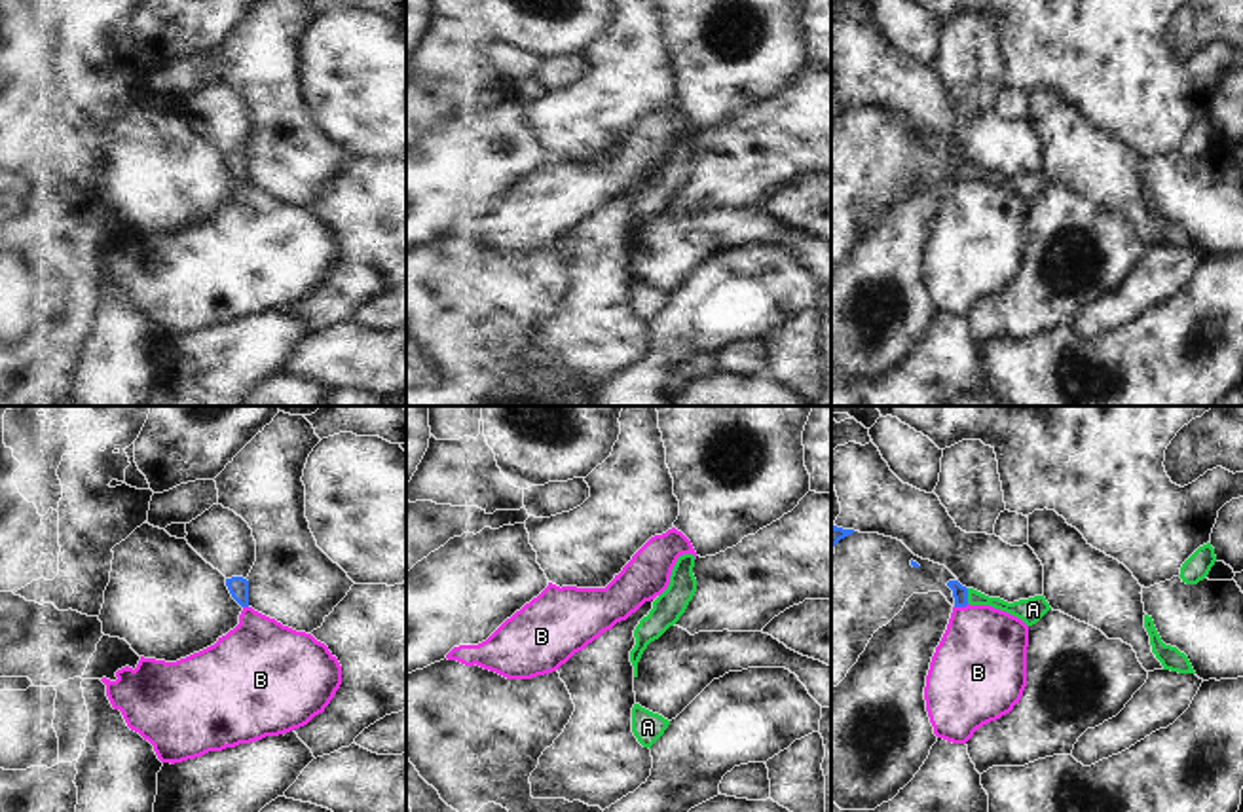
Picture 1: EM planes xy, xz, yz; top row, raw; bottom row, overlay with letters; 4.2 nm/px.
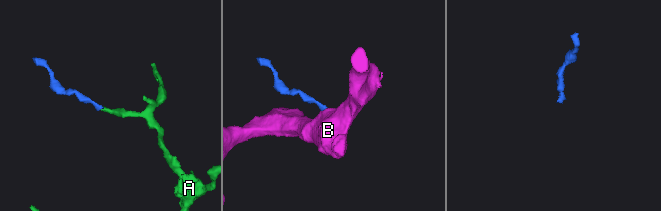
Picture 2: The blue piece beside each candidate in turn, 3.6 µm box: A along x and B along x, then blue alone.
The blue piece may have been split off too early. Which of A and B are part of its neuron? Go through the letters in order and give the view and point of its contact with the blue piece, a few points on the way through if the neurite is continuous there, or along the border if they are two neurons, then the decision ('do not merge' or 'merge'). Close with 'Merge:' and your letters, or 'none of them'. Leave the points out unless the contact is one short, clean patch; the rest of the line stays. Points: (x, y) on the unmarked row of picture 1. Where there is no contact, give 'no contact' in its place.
A: yz (966, 171) | across yz (959, 167), (966, 171), (1023, 184) | merge
B: yz (961, 181) | along yz (968, 179), (955, 183) | do not merge
Merge: A

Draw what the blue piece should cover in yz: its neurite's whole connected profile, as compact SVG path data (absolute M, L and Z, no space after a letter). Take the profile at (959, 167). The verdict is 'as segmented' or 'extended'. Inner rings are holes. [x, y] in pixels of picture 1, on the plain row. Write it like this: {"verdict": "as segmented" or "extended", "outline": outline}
{"verdict": "extended", "outline": "M949 156L947 161L953 165L955 182L966 182L968 178L991 180L1021 194L1027 201L1036 199L1051 184L1044 171L1008 178L1000 173L989 173L974 163L966 163L958 156Z"}

